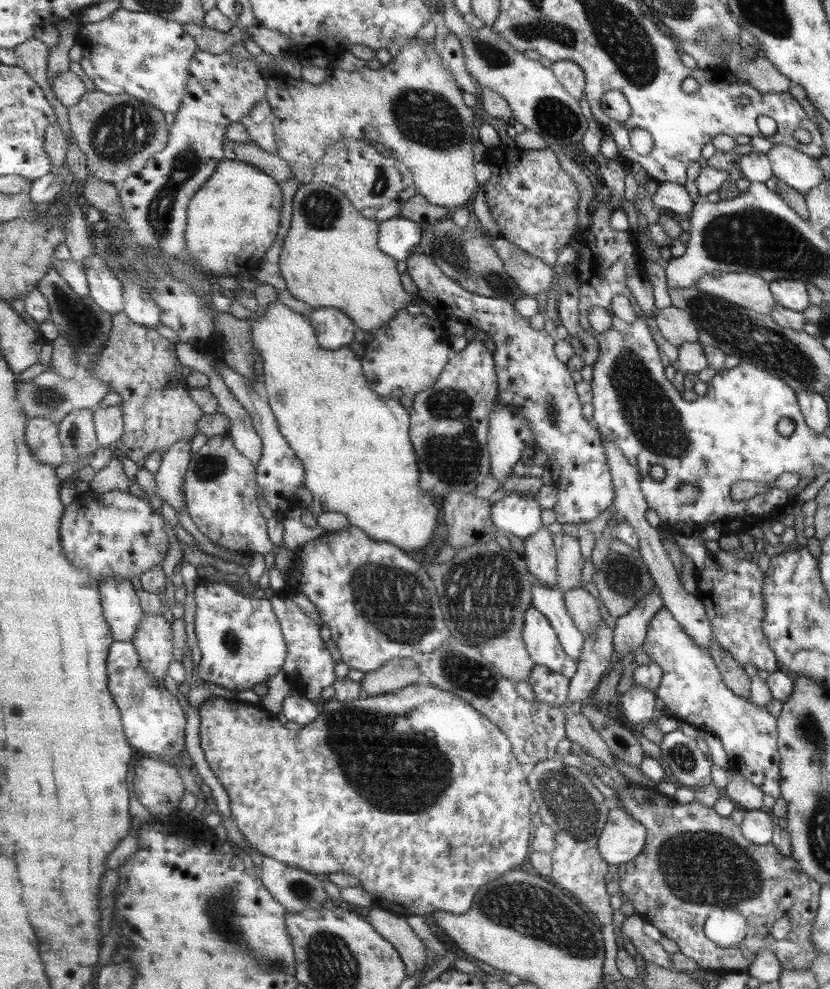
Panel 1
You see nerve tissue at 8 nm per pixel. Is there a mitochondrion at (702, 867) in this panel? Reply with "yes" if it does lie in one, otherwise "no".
yes

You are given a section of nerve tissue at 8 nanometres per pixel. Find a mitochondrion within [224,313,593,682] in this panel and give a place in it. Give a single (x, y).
(483, 592)

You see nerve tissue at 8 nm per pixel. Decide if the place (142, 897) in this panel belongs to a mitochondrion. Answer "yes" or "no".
no

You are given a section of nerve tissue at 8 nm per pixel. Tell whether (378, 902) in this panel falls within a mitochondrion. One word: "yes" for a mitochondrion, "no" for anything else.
no

